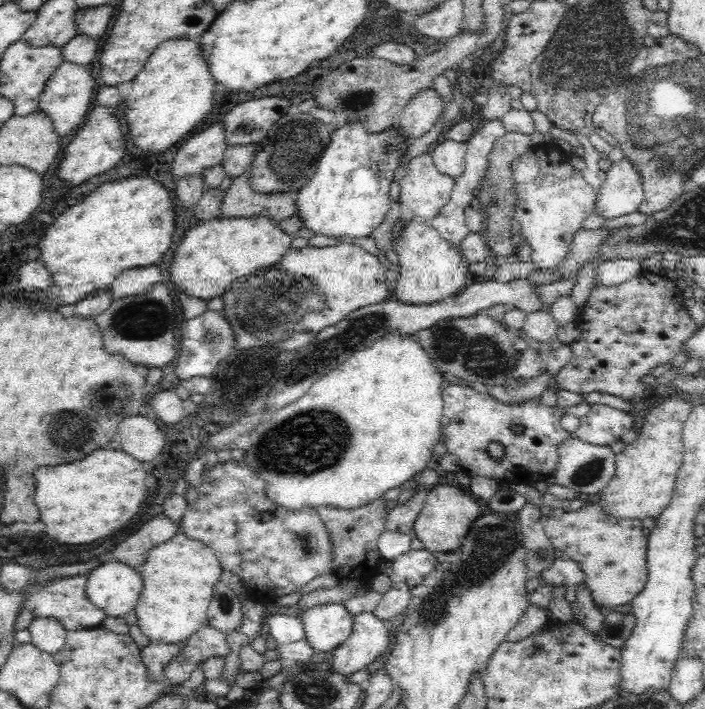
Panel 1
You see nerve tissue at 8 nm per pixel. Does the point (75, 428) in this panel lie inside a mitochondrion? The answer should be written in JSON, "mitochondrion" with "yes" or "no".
{"mitochondrion":"yes"}

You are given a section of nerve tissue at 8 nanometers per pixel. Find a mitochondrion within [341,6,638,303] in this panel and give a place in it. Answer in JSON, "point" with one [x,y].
{"point":[588,55]}

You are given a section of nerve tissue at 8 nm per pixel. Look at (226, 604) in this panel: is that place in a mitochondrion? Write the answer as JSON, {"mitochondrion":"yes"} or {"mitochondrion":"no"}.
{"mitochondrion":"yes"}

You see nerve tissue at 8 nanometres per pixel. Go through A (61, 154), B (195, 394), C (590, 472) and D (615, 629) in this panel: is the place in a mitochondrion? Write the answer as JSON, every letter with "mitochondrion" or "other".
{"A":"other","B":"other","C":"mitochondrion","D":"mitochondrion"}

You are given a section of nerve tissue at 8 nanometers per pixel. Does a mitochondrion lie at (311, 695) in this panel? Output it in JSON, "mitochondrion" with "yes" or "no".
{"mitochondrion":"yes"}

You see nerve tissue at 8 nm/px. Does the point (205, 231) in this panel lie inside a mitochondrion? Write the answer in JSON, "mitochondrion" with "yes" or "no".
{"mitochondrion":"no"}

